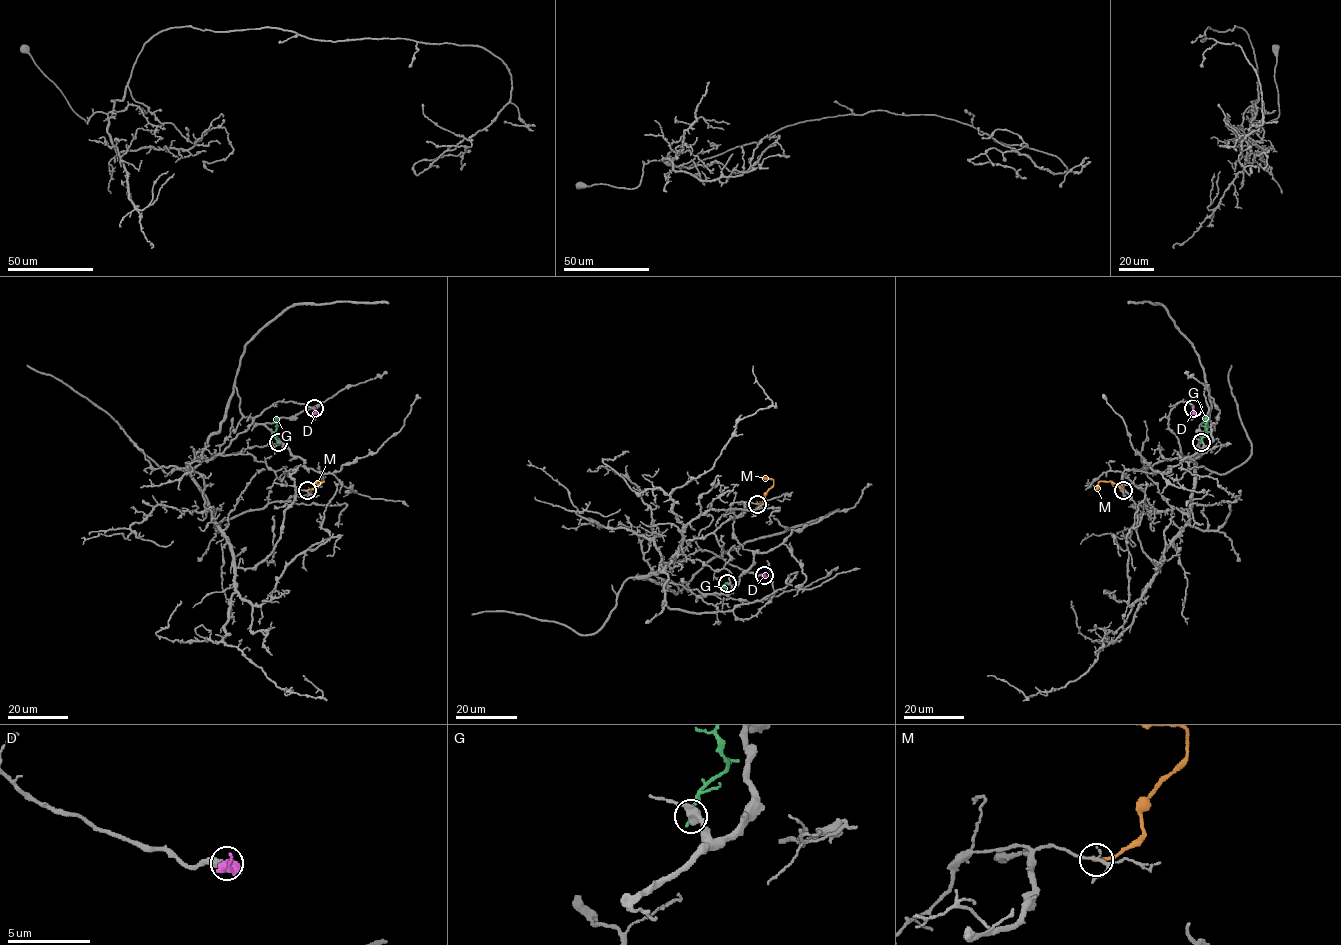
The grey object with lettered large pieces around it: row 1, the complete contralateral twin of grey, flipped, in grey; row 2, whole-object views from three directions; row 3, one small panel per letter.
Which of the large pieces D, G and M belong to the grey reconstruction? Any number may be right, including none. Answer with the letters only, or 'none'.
none

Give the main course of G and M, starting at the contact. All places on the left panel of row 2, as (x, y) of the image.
G: (277, 441), (274, 436), (277, 416)
M: (307, 490), (324, 481), (311, 490)

